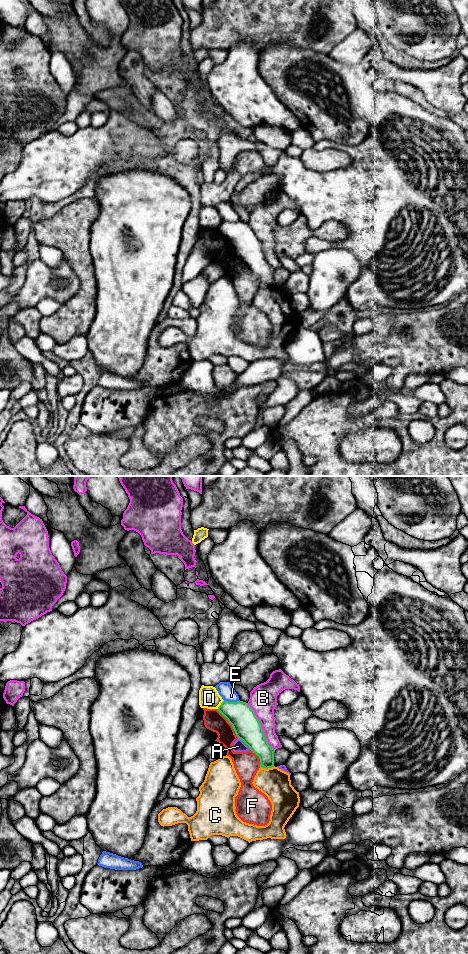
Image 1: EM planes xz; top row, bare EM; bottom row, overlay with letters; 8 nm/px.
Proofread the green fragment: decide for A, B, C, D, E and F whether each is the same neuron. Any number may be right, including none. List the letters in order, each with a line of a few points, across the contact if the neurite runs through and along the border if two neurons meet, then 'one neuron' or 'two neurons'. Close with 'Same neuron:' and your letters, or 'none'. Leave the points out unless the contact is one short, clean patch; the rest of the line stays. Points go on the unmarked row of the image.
A: two neurons
B: xz (247, 223), (260, 244), (264, 258), (275, 269) | two neurons
C: two neurons
D: xz (223, 220), (217, 229) | two neurons
E: xz (239, 220), (224, 221) | two neurons
F: two neurons
Same neuron: none

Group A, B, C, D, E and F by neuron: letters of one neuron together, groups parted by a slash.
A / B / C / D / E / F

